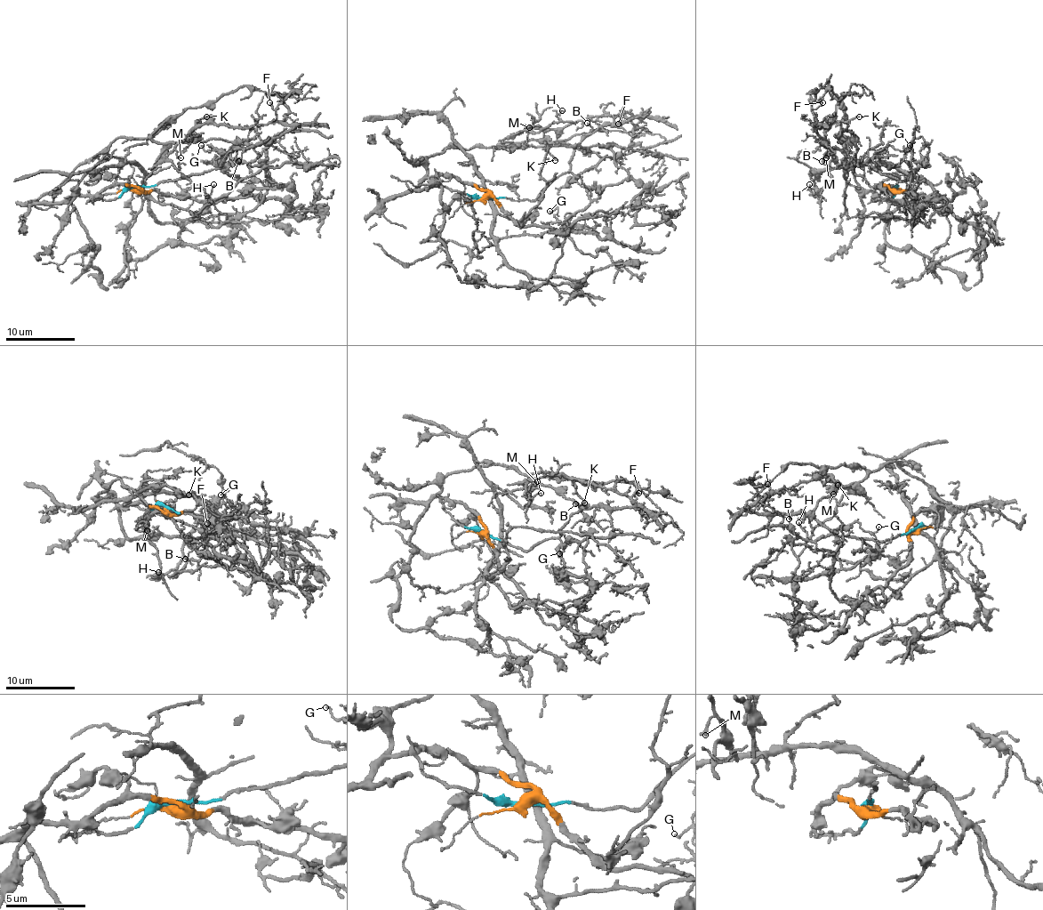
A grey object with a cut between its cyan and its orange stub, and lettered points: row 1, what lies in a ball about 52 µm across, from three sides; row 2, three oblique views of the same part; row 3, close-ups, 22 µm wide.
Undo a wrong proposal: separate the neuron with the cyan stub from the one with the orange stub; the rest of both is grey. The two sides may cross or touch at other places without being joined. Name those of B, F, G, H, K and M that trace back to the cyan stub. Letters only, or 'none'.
B, F, G, H, K, M

